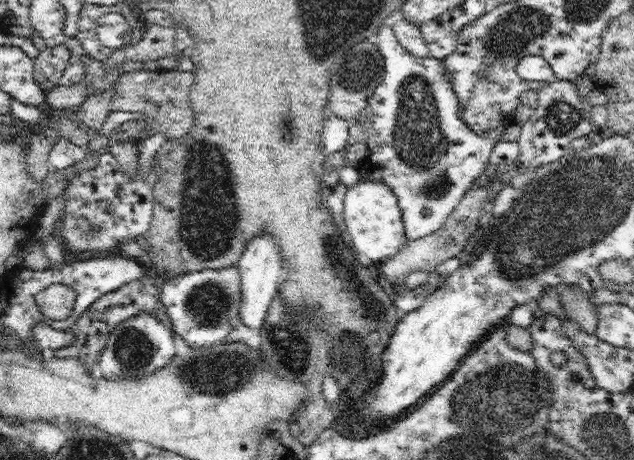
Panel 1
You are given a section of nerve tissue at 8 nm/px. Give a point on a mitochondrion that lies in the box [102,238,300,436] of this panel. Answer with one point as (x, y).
(209, 376)

